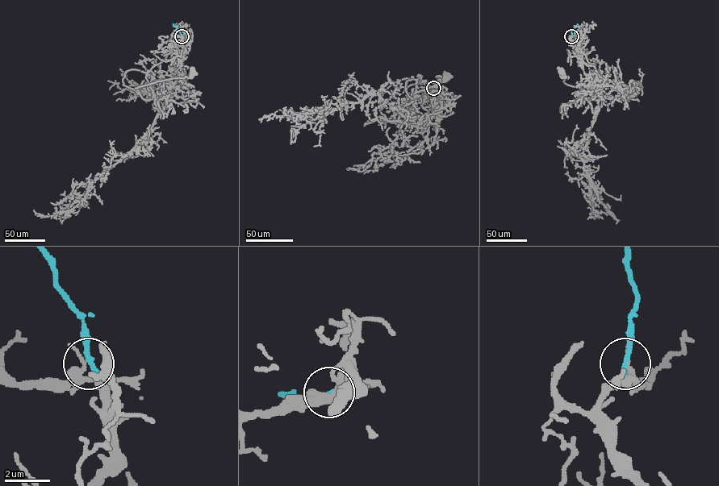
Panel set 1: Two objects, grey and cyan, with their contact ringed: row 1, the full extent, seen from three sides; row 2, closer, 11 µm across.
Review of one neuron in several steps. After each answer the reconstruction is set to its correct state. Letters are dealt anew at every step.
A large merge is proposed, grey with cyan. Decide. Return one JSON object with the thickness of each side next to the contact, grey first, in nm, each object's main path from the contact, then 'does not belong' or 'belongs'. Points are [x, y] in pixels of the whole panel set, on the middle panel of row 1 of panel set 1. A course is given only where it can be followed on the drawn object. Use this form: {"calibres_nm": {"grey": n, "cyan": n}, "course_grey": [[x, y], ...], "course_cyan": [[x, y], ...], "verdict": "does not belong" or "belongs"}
{"calibres_nm": {"grey": 320, "cyan": 300}, "course_grey": [[433, 88], [427, 122], [389, 121], [379, 109], [395, 82], [438, 84], [448, 75]], "course_cyan": [[433, 88], [429, 87], [425, 97], [423, 94]], "verdict": "does not belong"}

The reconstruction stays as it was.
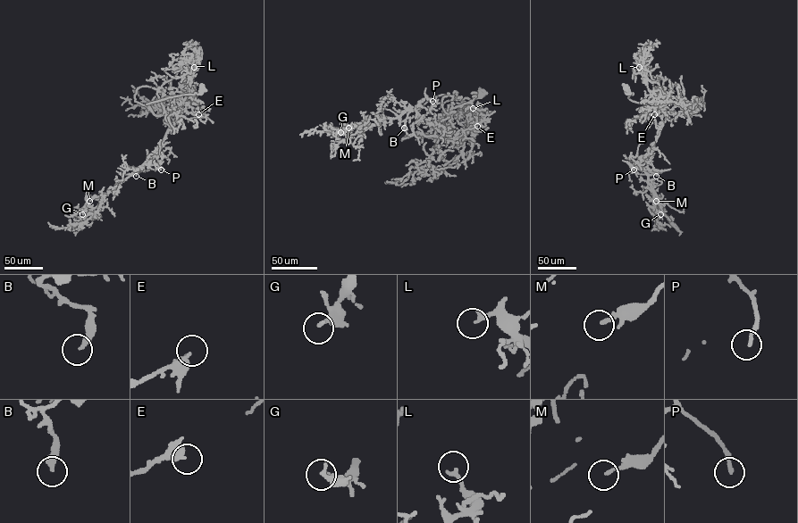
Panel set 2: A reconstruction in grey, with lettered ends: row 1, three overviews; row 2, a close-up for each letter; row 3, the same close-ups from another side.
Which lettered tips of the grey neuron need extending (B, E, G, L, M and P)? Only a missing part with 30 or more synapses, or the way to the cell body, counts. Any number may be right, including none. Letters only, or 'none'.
none

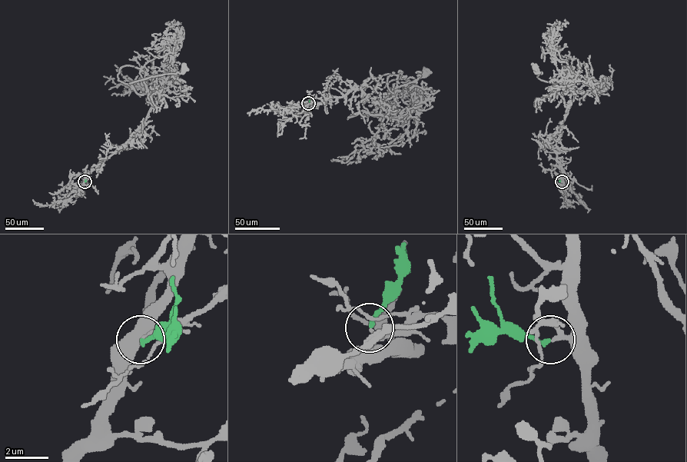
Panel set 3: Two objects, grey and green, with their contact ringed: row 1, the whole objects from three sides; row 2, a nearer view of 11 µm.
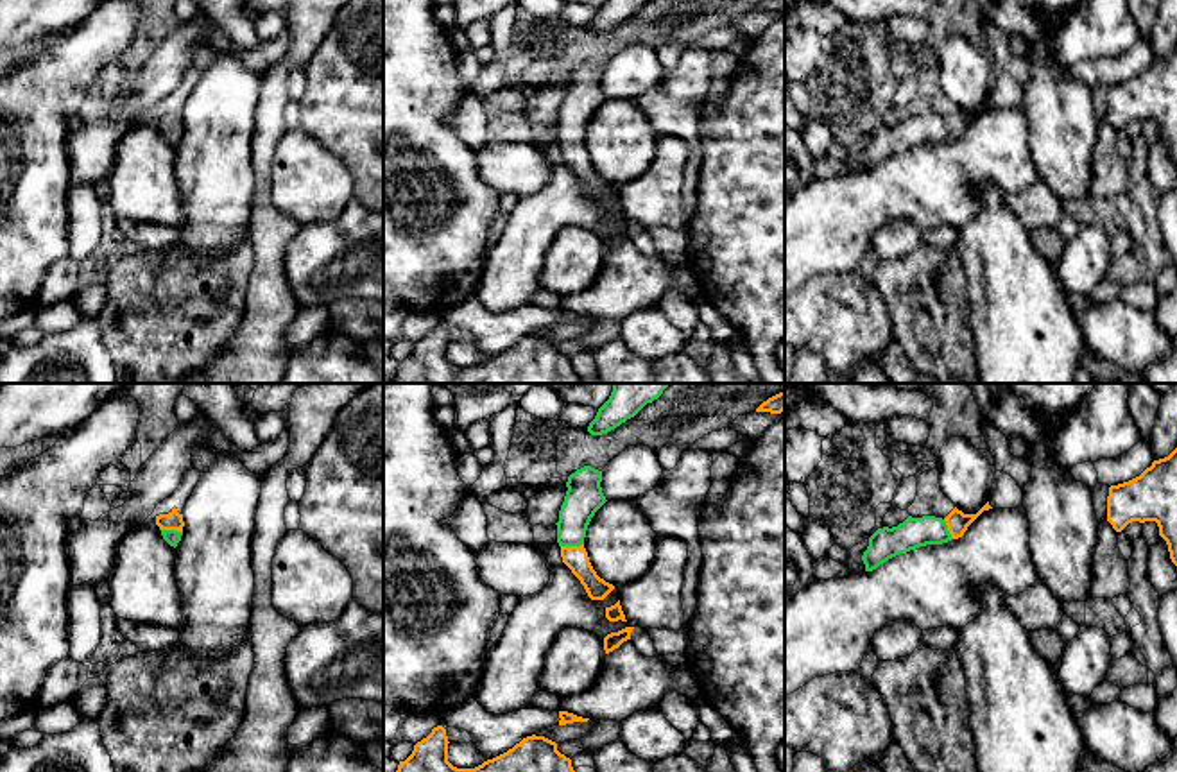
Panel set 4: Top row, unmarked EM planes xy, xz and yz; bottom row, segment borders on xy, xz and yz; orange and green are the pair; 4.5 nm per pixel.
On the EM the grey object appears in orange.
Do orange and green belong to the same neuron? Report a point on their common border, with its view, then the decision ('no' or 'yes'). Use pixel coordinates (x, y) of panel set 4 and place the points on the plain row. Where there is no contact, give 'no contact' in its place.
xy (171, 128) | yes

